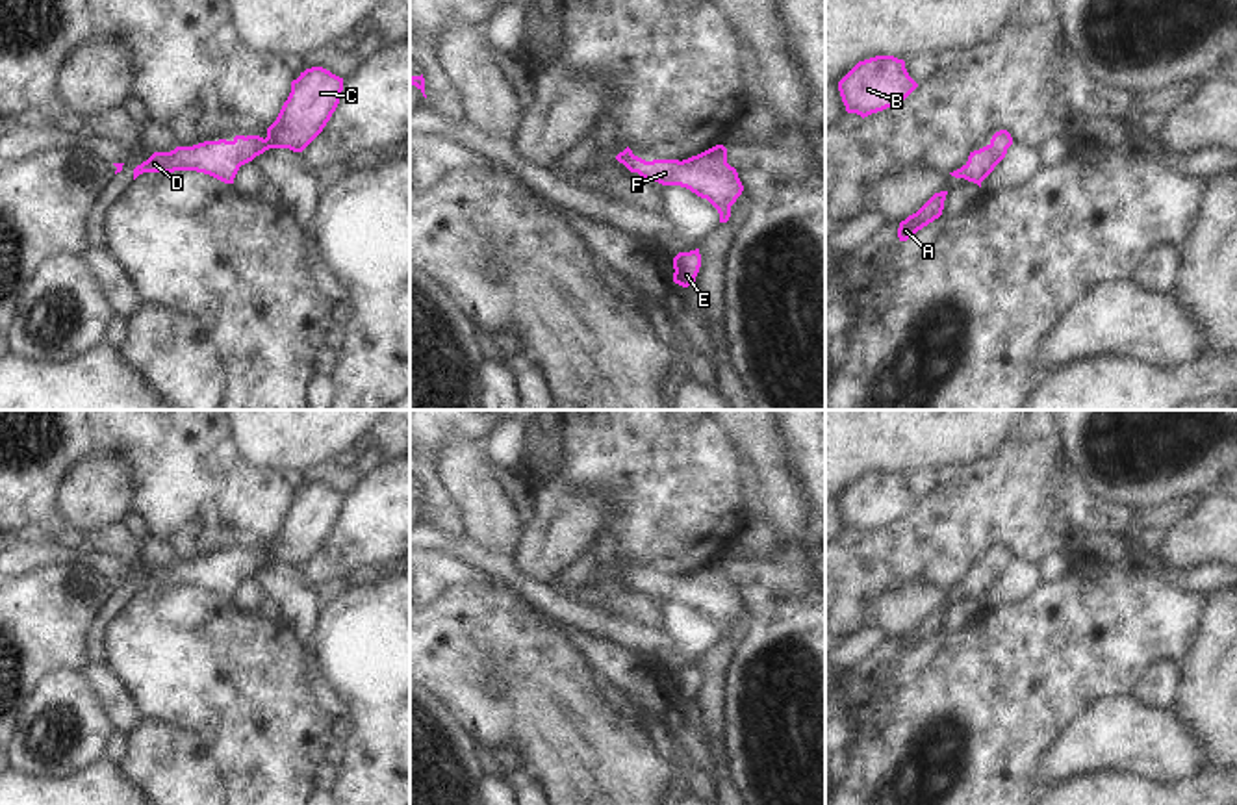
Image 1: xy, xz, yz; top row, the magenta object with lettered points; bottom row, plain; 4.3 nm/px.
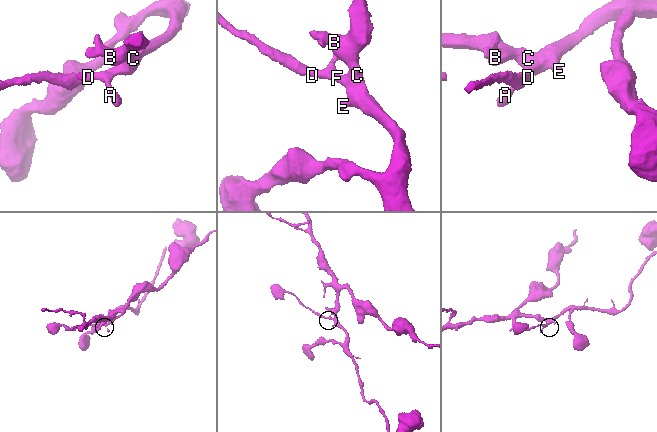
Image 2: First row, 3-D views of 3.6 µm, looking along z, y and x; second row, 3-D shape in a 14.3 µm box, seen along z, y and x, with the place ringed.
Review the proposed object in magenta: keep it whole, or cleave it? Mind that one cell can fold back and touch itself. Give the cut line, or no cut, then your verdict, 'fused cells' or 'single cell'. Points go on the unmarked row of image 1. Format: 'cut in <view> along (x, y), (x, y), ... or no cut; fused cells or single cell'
no cut; single cell

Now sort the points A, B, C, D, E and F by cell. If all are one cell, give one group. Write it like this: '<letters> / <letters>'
A B C D E F

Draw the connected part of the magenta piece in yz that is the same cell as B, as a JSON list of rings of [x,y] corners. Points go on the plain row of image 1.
[[[894,471],[859,477],[838,497],[846,527],[862,534],[901,519],[916,503],[918,499],[909,492],[905,477]]]

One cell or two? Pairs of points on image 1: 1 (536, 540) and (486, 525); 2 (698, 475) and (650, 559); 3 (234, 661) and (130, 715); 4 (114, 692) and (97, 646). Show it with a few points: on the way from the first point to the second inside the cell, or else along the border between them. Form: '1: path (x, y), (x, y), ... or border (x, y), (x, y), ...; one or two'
1: border (525, 525), (518, 548), (510, 555); two
2: path (679, 496), (677, 514), (655, 538); one
3: border (115, 674), (143, 718); two
4: border (89, 661), (104, 664); two

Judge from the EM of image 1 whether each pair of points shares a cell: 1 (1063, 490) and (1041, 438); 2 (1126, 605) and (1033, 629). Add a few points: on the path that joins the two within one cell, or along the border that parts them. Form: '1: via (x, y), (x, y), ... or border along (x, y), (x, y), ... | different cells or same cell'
1: via (1050, 477), (1041, 468), (1041, 451) | same cell
2: via (1104, 620), (1093, 620), (1085, 627), (1056, 629) | same cell

